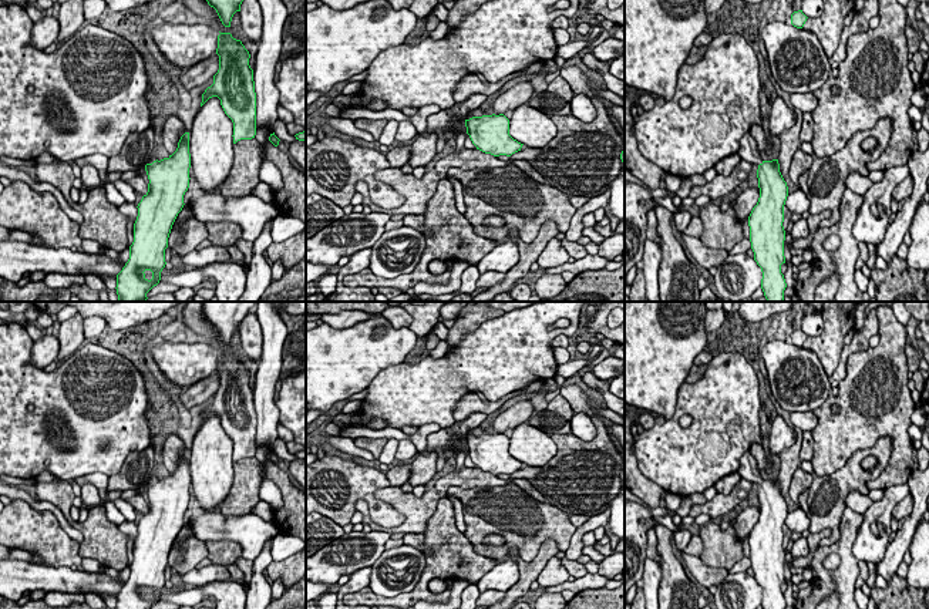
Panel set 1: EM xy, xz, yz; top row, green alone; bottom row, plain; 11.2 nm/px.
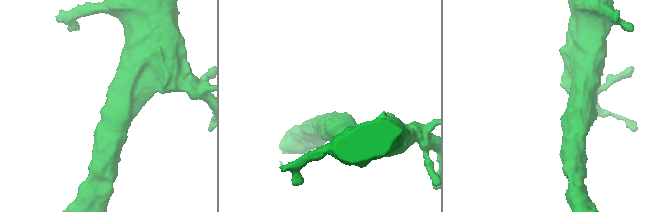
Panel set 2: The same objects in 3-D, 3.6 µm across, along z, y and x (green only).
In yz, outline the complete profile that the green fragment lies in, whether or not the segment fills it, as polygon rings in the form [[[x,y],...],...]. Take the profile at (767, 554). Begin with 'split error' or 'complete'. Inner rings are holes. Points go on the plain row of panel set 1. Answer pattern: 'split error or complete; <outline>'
split error; [[[750,450],[741,457],[738,474],[741,478],[757,484],[760,517],[748,535],[750,561],[754,579],[761,586],[763,609],[785,609],[787,602],[781,592],[785,582],[784,524],[788,505],[780,491],[778,478],[764,480],[757,467],[757,460]]]

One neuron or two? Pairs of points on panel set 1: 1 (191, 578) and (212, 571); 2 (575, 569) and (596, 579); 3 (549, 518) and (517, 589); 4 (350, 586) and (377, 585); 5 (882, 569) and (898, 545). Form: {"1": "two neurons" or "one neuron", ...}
{"1": "one neuron", "2": "two neurons", "3": "two neurons", "4": "two neurons", "5": "one neuron"}

